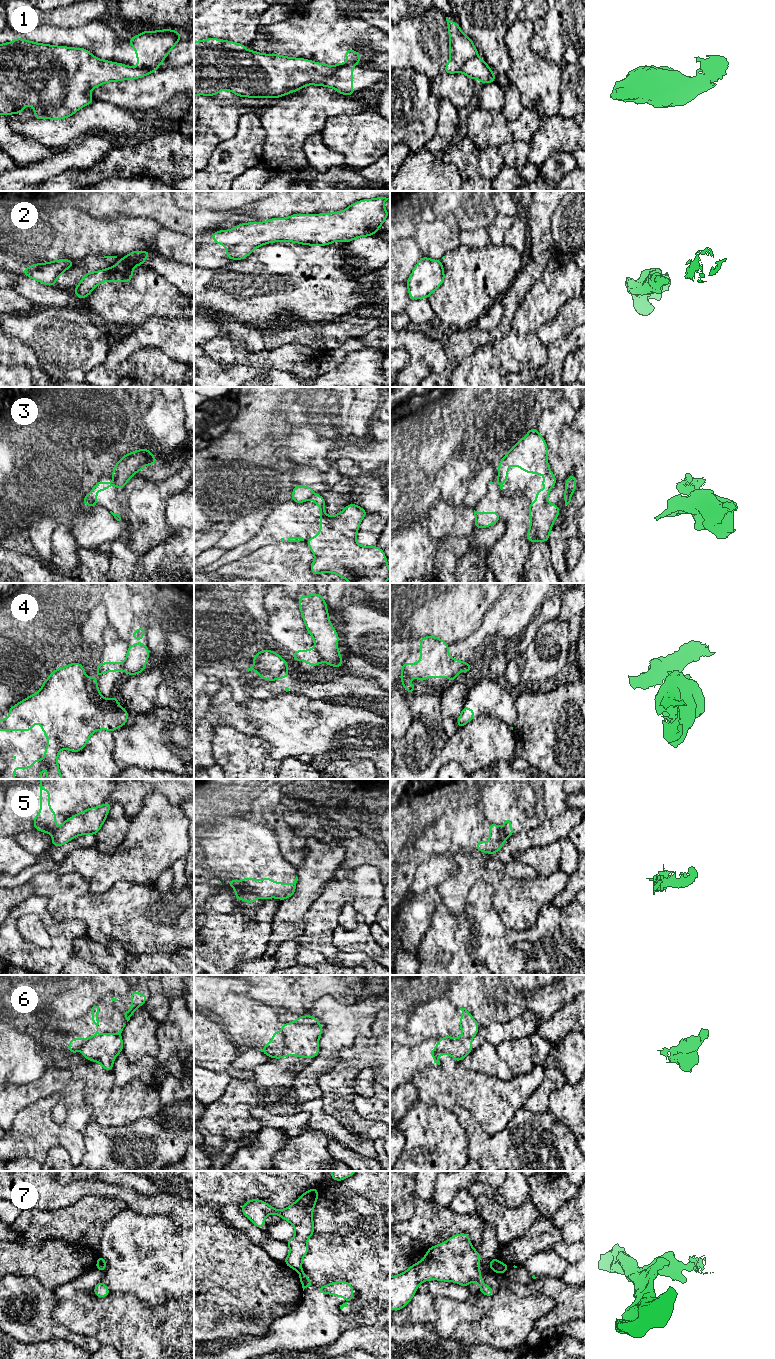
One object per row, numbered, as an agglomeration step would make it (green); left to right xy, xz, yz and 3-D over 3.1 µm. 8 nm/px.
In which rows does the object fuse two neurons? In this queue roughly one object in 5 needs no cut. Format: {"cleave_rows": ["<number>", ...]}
{"cleave_rows": ["1", "2", "3", "4", "5", "6", "7"]}

